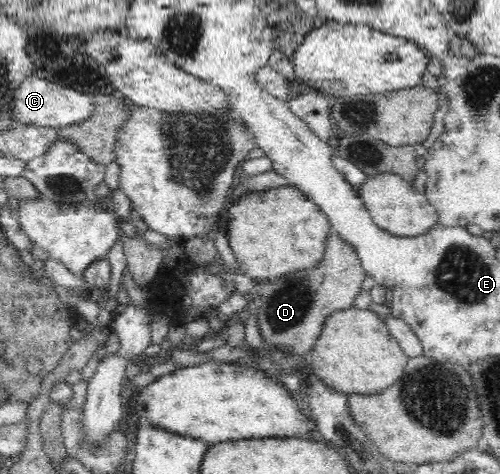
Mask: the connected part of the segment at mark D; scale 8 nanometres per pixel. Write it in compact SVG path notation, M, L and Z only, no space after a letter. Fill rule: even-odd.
M331 230L322 261L317 266L257 281L260 297L257 314L262 337L272 345L292 351L299 359L306 359L328 317L333 312L353 308L365 275L367 272L362 267L357 250Z

